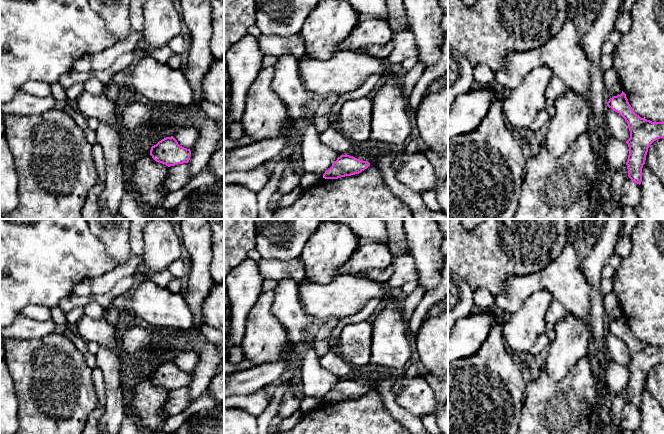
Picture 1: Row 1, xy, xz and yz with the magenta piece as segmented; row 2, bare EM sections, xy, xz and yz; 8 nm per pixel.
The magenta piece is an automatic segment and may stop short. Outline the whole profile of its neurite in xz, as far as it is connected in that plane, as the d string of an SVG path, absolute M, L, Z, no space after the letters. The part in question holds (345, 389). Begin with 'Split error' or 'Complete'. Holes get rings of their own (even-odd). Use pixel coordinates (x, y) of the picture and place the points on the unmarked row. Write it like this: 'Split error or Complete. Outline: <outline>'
Complete. Outline: M341 379L333 389L325 395L323 402L338 403L345 400L359 398L370 390L368 385L359 384L350 379Z

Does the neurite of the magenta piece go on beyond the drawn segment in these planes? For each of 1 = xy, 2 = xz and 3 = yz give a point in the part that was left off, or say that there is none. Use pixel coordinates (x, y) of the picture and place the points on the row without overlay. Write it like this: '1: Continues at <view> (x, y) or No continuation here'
1: No continuation here
2: No continuation here
3: No continuation here

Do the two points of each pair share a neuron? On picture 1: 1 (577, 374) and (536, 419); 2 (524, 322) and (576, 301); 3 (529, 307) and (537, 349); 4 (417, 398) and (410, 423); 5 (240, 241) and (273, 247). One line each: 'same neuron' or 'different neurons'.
1: same neuron
2: different neurons
3: different neurons
4: different neurons
5: different neurons

